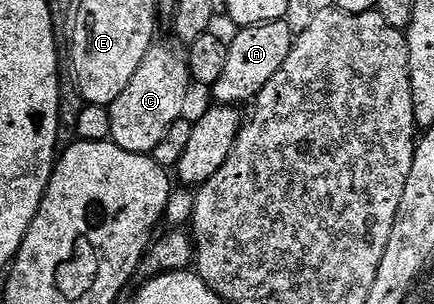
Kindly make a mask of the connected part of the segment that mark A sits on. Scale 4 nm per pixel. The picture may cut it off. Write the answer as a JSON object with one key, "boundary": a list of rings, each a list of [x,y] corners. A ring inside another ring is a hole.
{"boundary":[[[280,20],[266,22],[262,26],[253,26],[240,29],[234,35],[227,47],[227,59],[225,68],[222,69],[221,78],[213,87],[215,98],[223,106],[215,106],[195,126],[187,147],[183,150],[183,159],[179,162],[180,183],[202,184],[214,176],[217,168],[225,164],[229,152],[239,135],[241,117],[233,107],[238,102],[250,103],[259,97],[260,92],[273,80],[277,68],[285,64],[285,56],[289,56],[293,41],[293,30],[286,26],[287,22]]]}

